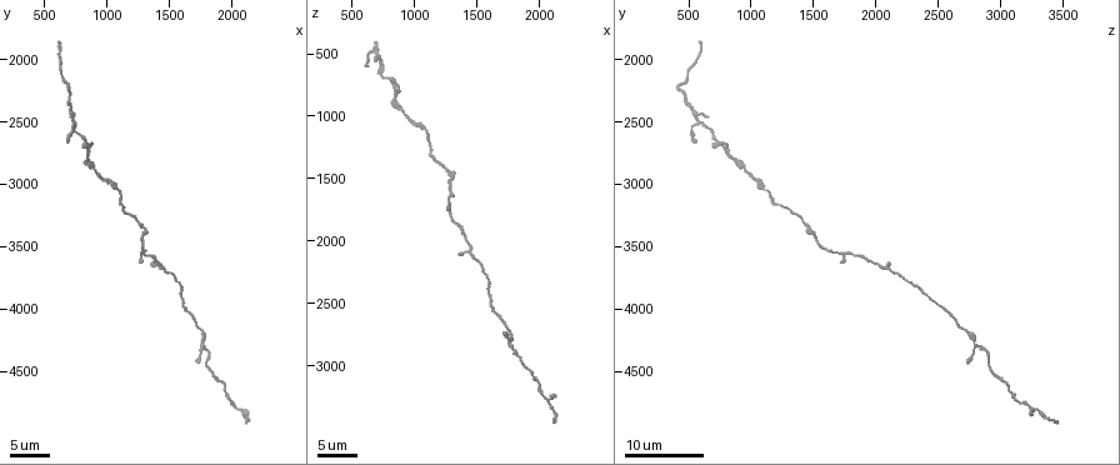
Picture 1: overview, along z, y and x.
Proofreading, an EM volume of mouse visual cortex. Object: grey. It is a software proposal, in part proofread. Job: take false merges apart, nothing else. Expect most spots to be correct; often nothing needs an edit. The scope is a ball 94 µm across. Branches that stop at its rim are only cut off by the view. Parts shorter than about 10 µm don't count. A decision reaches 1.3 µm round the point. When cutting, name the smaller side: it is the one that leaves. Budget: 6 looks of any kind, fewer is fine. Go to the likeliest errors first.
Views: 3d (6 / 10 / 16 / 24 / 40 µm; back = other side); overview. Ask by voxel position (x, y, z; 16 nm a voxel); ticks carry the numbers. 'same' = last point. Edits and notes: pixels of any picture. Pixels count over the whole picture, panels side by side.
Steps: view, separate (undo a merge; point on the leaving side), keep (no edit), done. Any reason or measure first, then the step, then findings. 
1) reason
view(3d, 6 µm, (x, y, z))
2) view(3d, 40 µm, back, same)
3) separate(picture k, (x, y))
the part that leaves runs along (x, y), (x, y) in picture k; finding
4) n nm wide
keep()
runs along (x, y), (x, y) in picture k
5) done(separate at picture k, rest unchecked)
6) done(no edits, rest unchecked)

sudden change in width
view(3d, 16 µm, (1800, 4340, 2880))

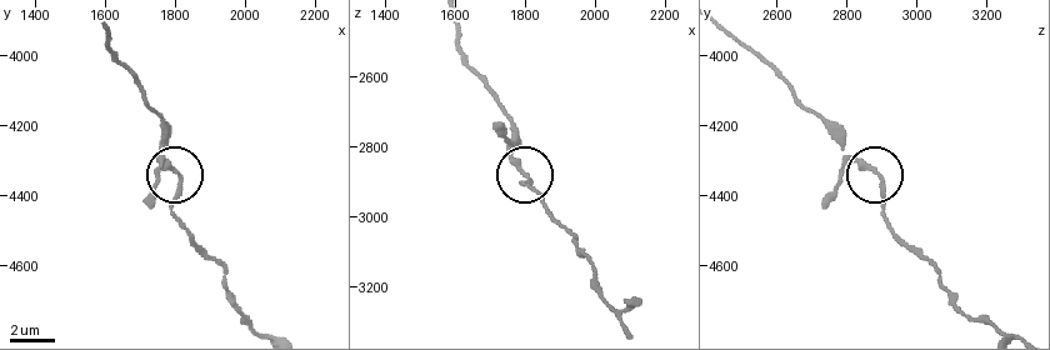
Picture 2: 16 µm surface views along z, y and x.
view(3d, 6 µm, (1810, 4350, 2890))

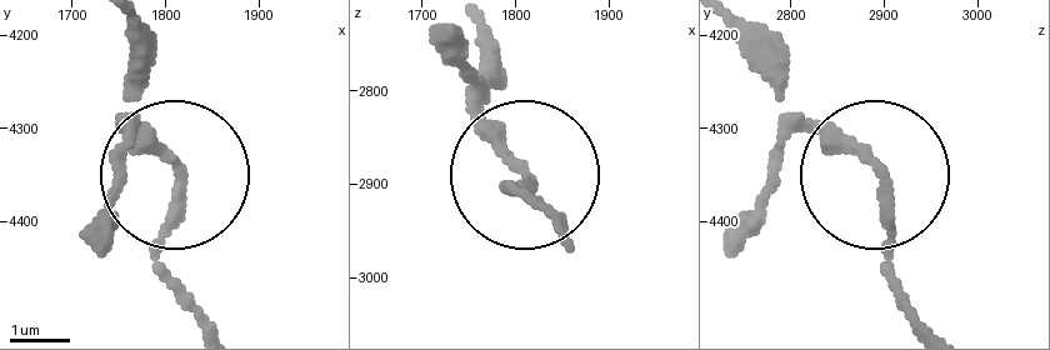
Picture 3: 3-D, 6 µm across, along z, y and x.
keep()
runs along (473, 24), (478, 113), (523, 173), (508, 188), (523, 203) in picture 3; one neuron here

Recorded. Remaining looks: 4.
three-way junction
view(3d, 16 µm, (700, 2380, 540))

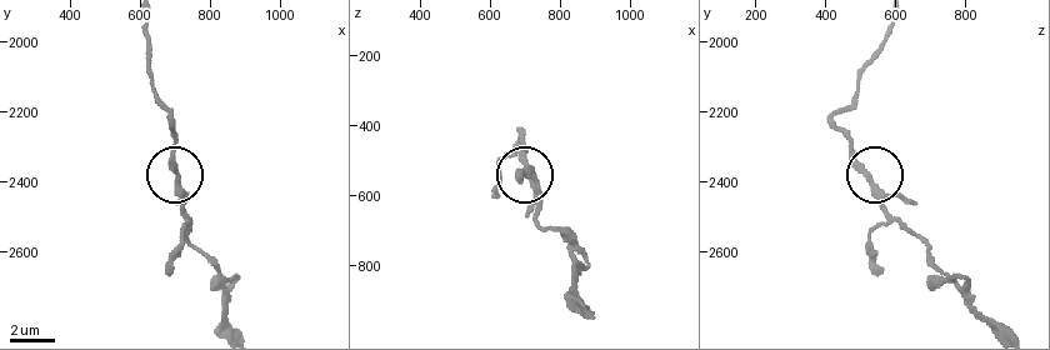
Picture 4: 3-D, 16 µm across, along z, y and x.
view(3d, 6 µm, (700, 2400, 520))

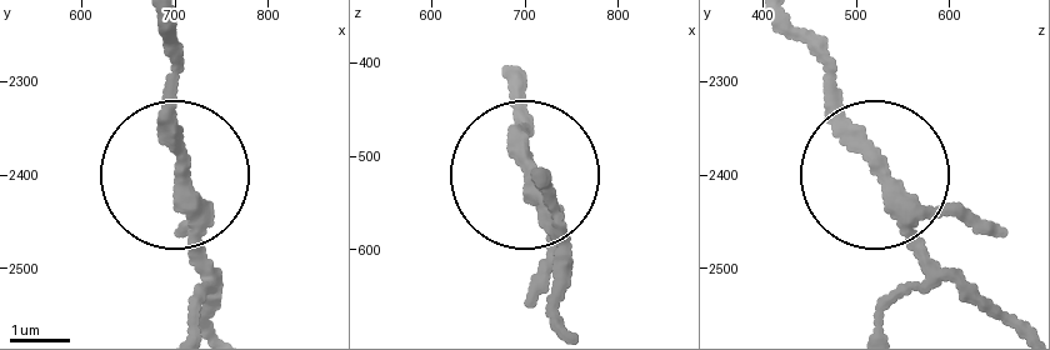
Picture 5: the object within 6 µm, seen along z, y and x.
230 nm wide
keep()
runs along (208, 323), (208, 214), (179, 154), (179, 20) in picture 5; one neuron here

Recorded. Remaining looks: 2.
sudden change in width
view(3d, 16 µm, (920, 2880, 940))

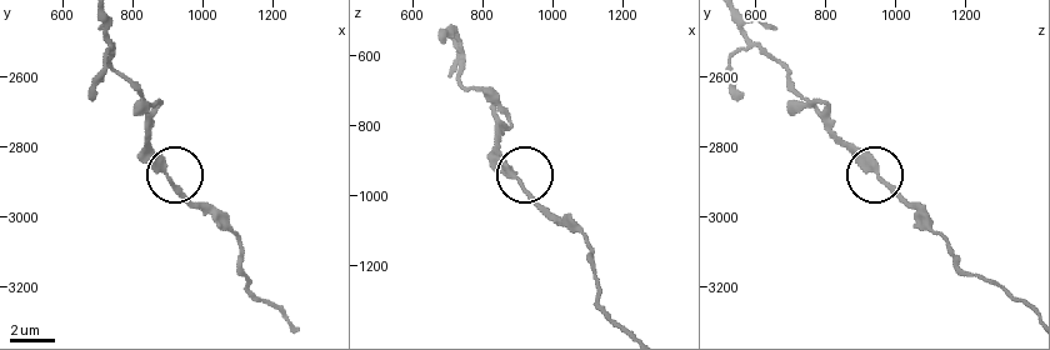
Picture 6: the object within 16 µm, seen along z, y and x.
closer look
view(3d, 10 µm, (910, 2890, 960))

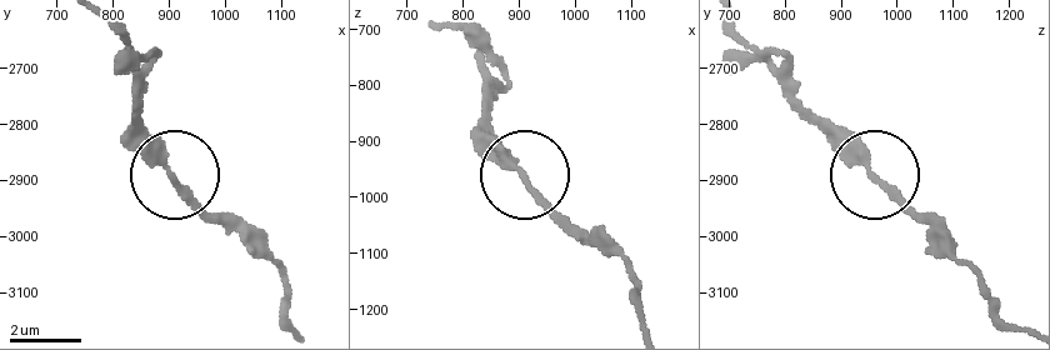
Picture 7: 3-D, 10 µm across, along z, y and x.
230 nm wide
keep()
runs along (1014, 324), (978, 273), (828, 124) in picture 7; continuous, no second neuron

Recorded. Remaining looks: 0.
done(no edits, rest unchecked)

